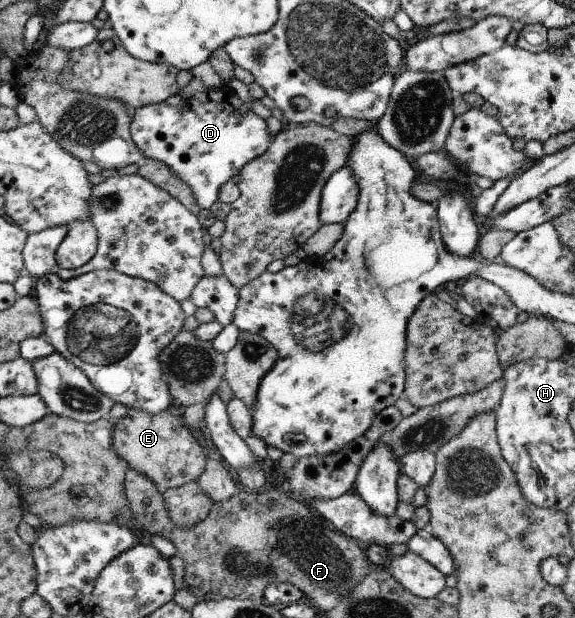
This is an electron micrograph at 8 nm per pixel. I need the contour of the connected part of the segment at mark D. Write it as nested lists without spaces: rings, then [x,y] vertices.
[[[226,84],[202,93],[194,93],[175,107],[164,101],[131,111],[129,135],[143,158],[157,160],[184,183],[199,209],[209,209],[218,200],[220,187],[251,160],[266,152],[274,136],[268,134],[265,121],[236,97]]]

